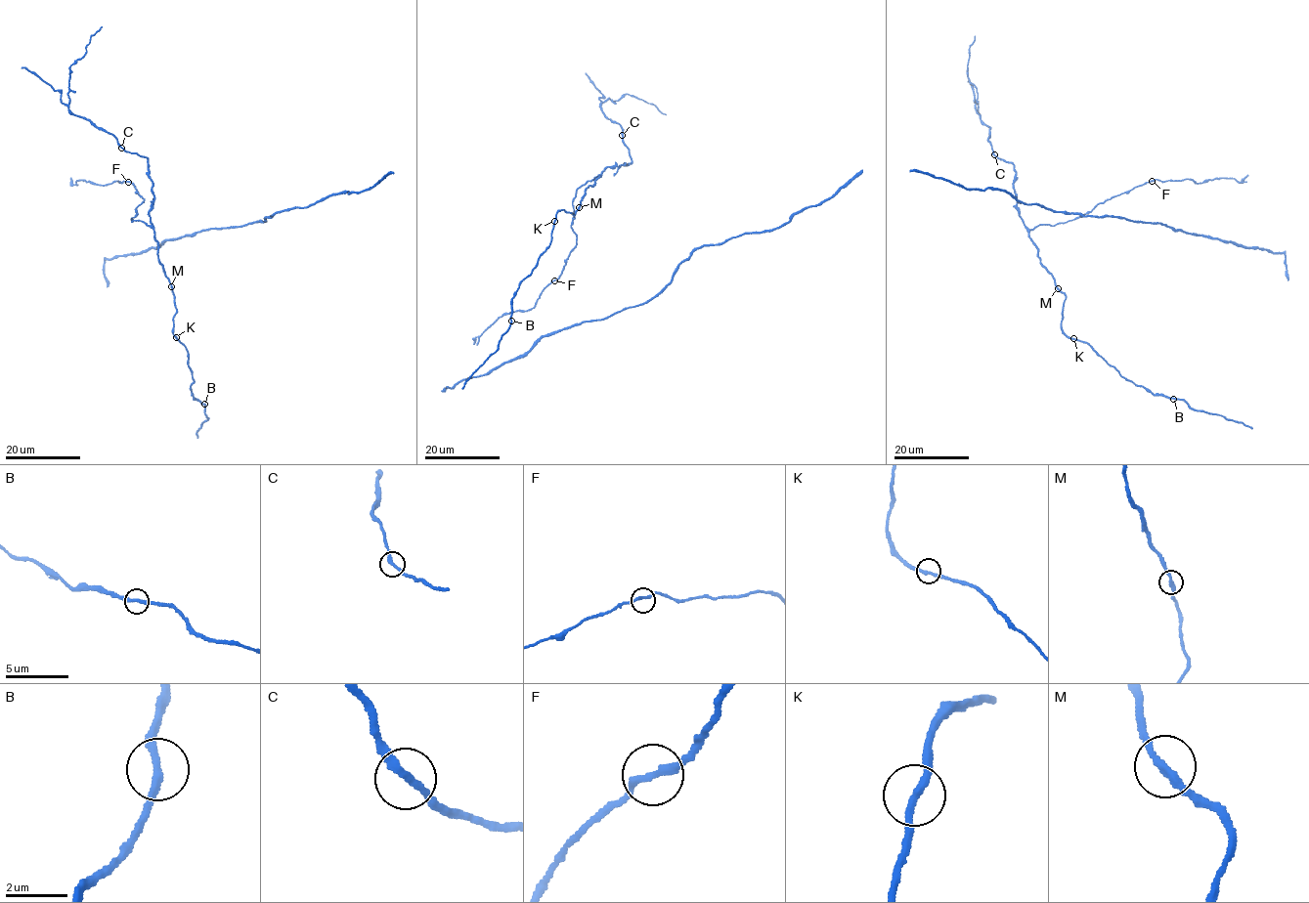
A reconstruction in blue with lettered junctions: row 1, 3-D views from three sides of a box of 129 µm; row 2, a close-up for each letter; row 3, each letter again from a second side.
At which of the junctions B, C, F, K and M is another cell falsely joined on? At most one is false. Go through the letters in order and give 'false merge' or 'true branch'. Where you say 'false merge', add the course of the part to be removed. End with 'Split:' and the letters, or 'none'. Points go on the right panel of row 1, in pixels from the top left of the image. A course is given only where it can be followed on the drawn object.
B: true branch
C: true branch
F: true branch
K: true branch
M: true branch
Split: none

